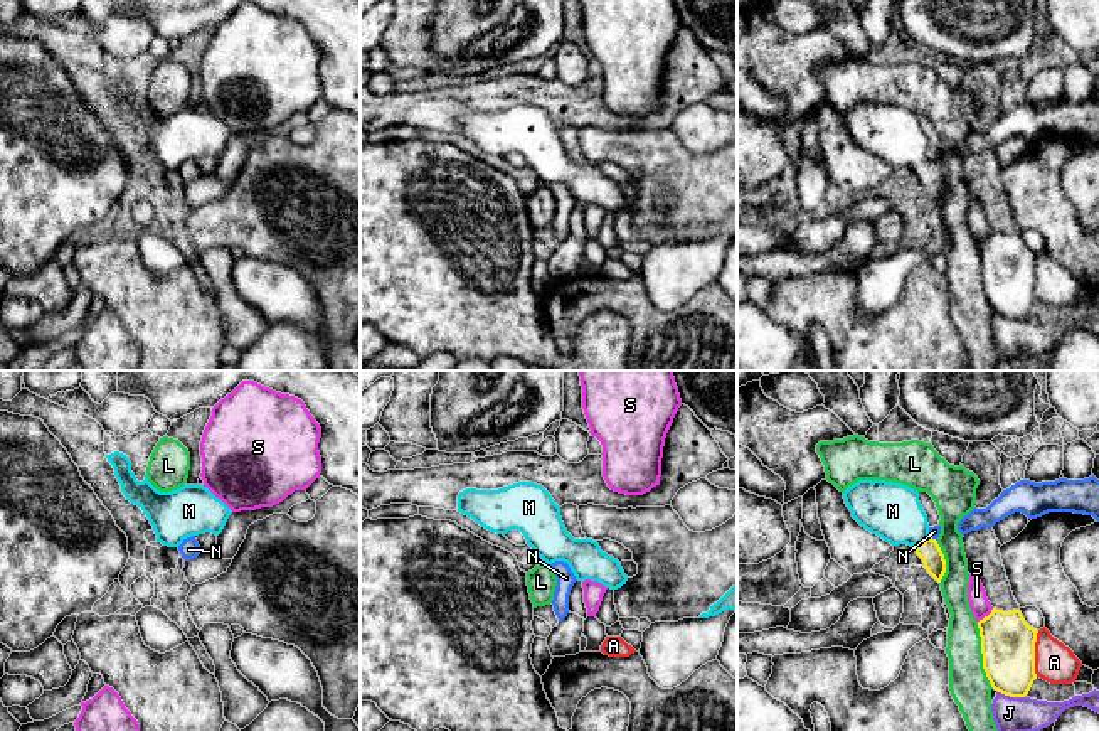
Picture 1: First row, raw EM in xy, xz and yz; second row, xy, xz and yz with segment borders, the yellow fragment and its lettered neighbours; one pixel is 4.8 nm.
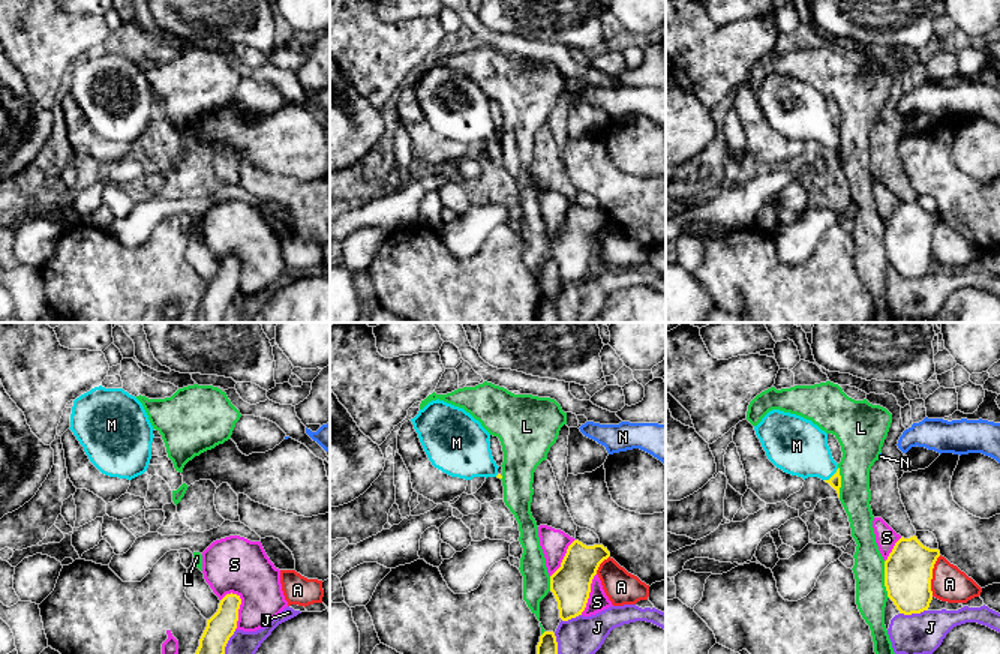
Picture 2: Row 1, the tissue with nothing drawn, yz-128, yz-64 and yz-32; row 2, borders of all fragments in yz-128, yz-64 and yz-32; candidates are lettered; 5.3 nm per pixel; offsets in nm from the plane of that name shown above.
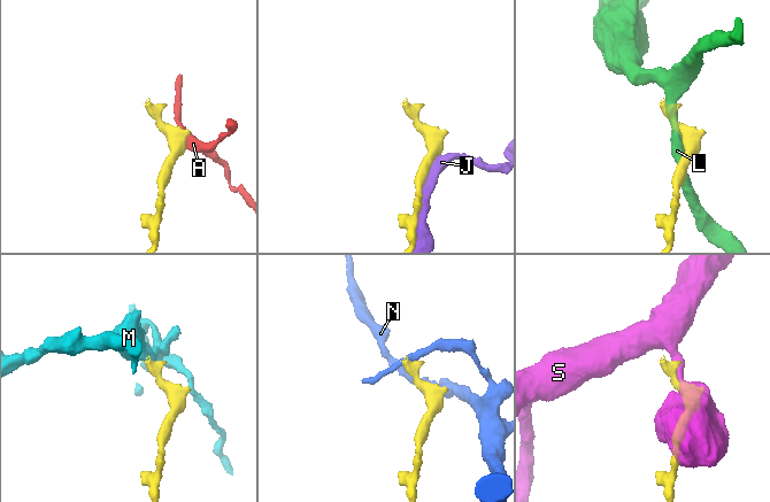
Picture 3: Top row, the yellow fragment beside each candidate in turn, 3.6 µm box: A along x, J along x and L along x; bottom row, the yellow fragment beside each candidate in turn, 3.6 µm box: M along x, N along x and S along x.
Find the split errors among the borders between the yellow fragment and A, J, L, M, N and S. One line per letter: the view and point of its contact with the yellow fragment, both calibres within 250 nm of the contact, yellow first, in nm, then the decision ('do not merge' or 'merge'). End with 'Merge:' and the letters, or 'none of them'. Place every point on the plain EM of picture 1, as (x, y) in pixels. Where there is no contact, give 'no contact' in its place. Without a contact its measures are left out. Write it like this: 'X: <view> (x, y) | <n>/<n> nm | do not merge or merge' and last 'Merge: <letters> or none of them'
A: yz (1034, 277) | 260/190 nm | do not merge
J: yz (1012, 319) | 260/180 nm | do not merge
L: yz (983, 278) | 260/190 nm | do not merge
M: yz (921, 165) | 110/280 nm | merge
N: yz (934, 162) | 110/50 nm | do not merge
S: yz (985, 240) | 260/90 nm | do not merge
Merge: M

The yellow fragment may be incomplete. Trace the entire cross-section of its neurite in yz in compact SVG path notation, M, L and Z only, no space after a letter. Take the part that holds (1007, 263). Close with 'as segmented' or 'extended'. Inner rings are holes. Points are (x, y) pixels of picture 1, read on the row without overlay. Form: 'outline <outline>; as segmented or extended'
outline M993 231L978 244L981 259L983 291L991 310L1010 320L1025 320L1037 301L1035 264L1038 253L1030 249L1020 232L1003 234Z; as segmented

